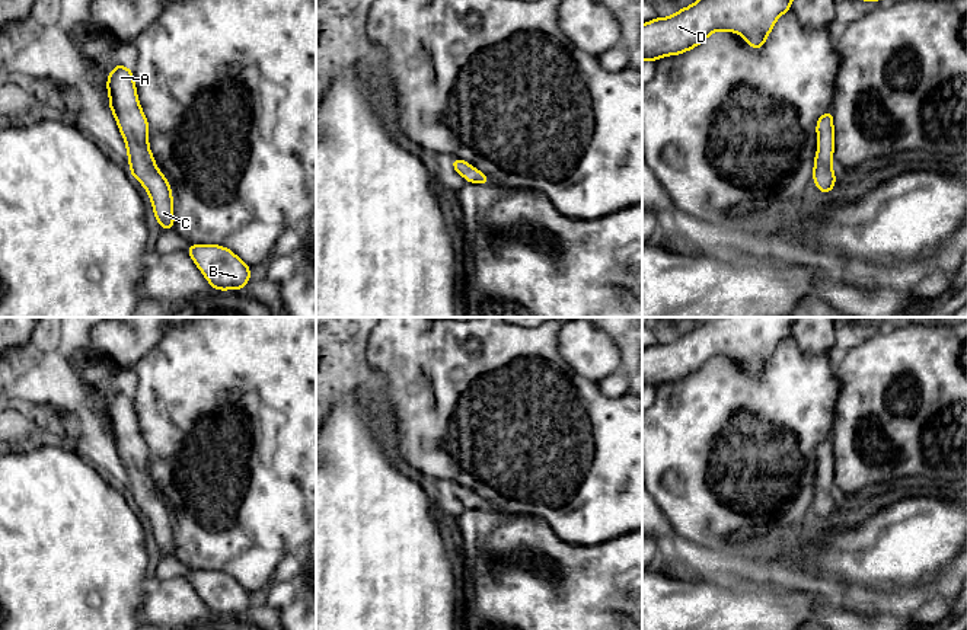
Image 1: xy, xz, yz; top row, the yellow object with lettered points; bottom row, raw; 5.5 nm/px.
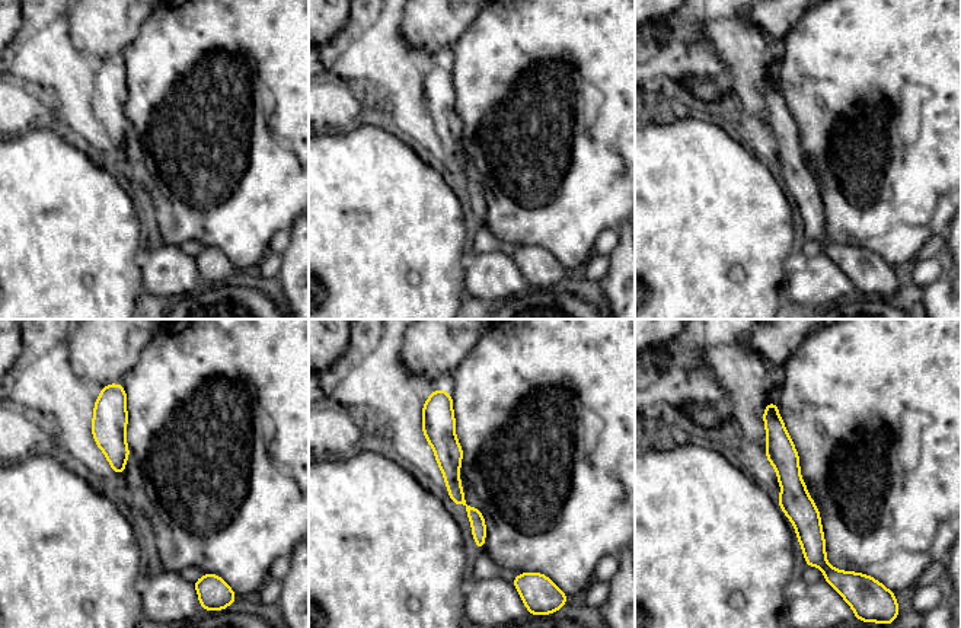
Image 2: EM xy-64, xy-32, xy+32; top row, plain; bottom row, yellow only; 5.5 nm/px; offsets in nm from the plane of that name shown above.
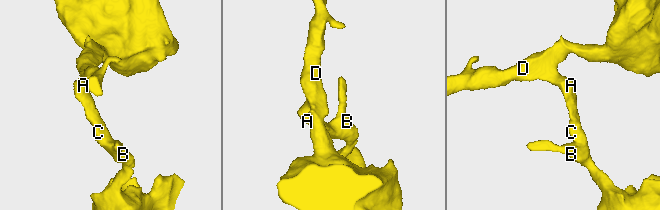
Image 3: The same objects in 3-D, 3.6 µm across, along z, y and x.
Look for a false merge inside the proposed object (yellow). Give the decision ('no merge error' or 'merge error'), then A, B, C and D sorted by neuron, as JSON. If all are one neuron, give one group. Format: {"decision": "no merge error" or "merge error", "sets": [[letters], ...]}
{"decision": "no merge error", "sets": [["A", "B", "C", "D"]]}

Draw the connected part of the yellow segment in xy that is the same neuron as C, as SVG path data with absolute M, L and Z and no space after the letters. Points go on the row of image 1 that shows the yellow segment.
M124 64L115 65L108 76L106 89L109 109L127 144L131 176L140 180L150 195L154 217L162 230L173 230L172 189L149 150L149 121L138 102L133 70Z

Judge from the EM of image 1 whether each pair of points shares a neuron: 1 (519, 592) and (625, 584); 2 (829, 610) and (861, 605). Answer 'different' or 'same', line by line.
1: same
2: same

